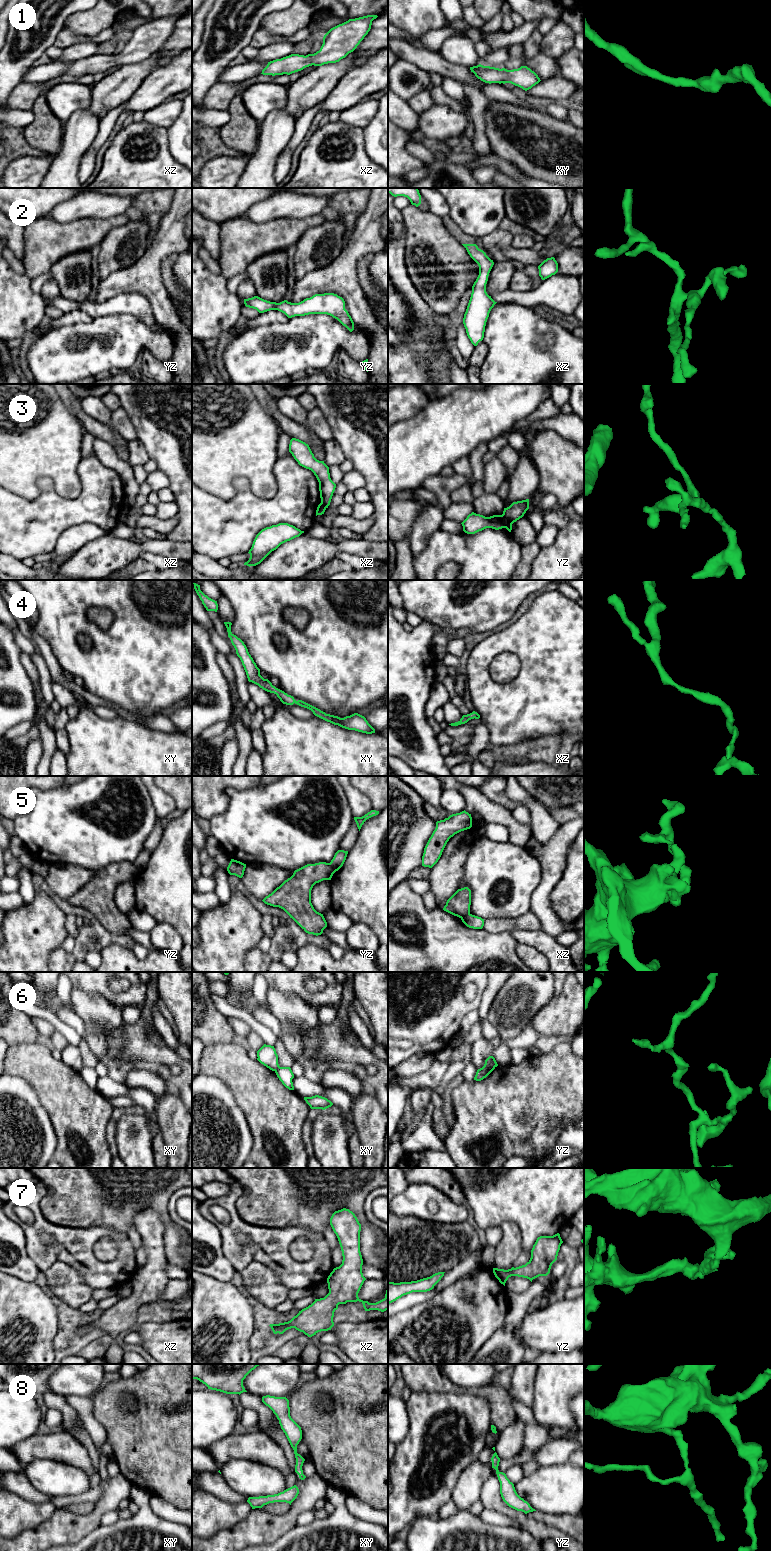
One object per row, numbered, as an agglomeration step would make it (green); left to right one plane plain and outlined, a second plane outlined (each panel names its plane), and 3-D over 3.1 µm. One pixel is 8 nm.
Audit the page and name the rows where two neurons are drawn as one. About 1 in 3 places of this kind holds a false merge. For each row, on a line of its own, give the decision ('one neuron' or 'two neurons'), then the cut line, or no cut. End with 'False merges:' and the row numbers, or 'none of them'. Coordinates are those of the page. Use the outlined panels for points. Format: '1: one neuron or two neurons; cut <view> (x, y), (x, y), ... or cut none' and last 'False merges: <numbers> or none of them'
1: one neuron; cut none
2: one neuron; cut none
3: two neurons; cut yz (502, 514), (512, 523)
4: one neuron; cut none
5: two neurons; cut yz (329, 863), (334, 872)
6: two neurons; cut yz (483, 1066), (494, 1067)
7: one neuron; cut none
8: one neuron; cut none
False merges: 3, 5, 6

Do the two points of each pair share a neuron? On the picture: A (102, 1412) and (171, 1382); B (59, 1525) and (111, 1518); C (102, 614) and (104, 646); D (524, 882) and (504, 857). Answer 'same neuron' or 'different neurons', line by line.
A: same neuron
B: different neurons
C: different neurons
D: same neuron

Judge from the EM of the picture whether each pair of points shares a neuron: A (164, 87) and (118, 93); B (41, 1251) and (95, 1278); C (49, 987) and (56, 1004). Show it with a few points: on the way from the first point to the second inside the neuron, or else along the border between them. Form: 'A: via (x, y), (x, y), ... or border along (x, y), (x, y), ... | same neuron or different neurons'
A: via (153, 87), (129, 89) | same neuron
B: via (54, 1253), (67, 1253), (82, 1267) | same neuron
C: border along (55, 991), (46, 1008) | different neurons

